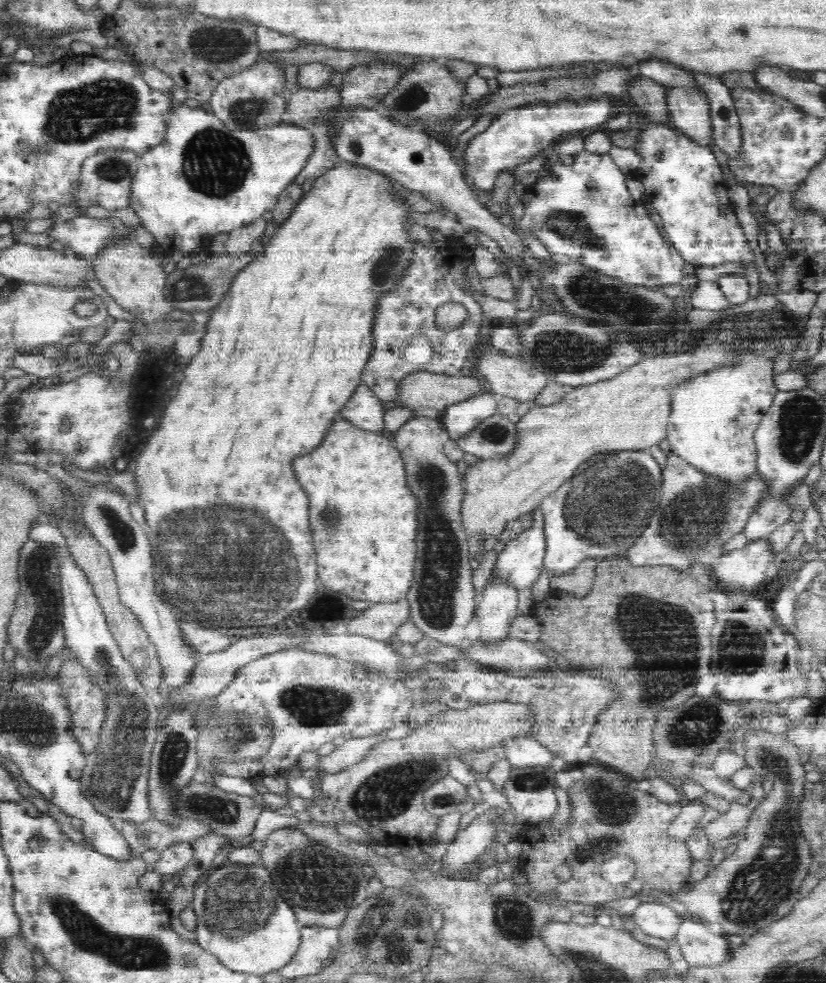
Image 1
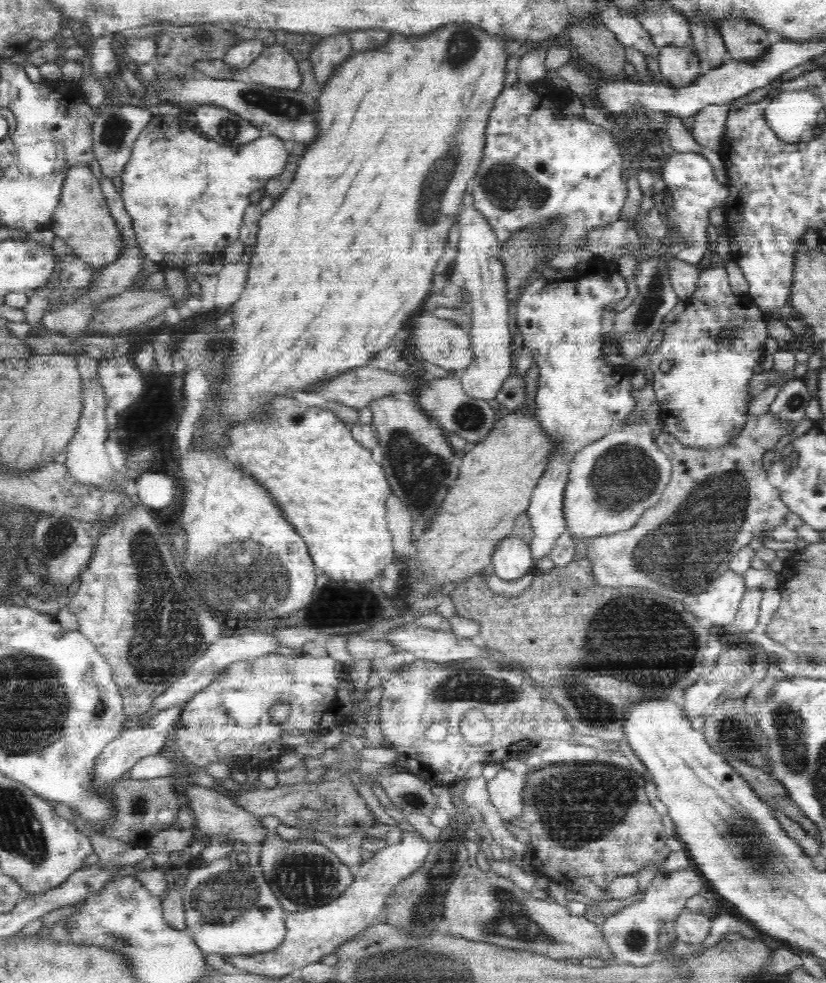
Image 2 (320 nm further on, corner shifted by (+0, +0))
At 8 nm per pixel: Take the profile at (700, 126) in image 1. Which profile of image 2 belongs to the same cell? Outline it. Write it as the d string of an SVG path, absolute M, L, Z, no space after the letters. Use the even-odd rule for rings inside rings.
M666 47L661 49L658 60L660 74L670 89L684 89L704 73L694 50Z

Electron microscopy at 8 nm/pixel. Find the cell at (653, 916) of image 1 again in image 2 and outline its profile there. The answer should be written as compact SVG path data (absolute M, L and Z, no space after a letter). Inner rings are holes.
M693 866L683 870L656 874L652 882L645 888L646 896L615 914L610 915L600 925L608 946L612 949L618 965L628 963L634 966L646 966L657 957L658 930L666 922L675 922L685 910L684 904L692 896L696 896L704 886L704 878Z

